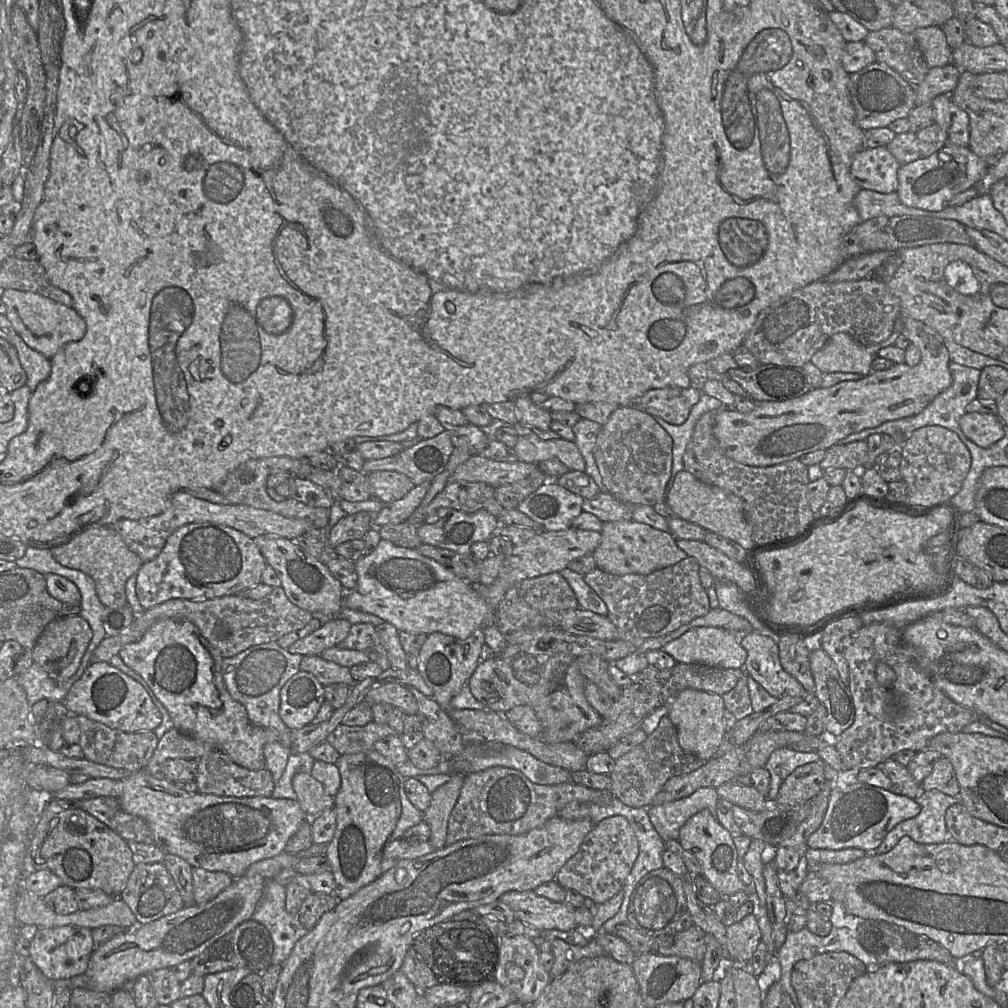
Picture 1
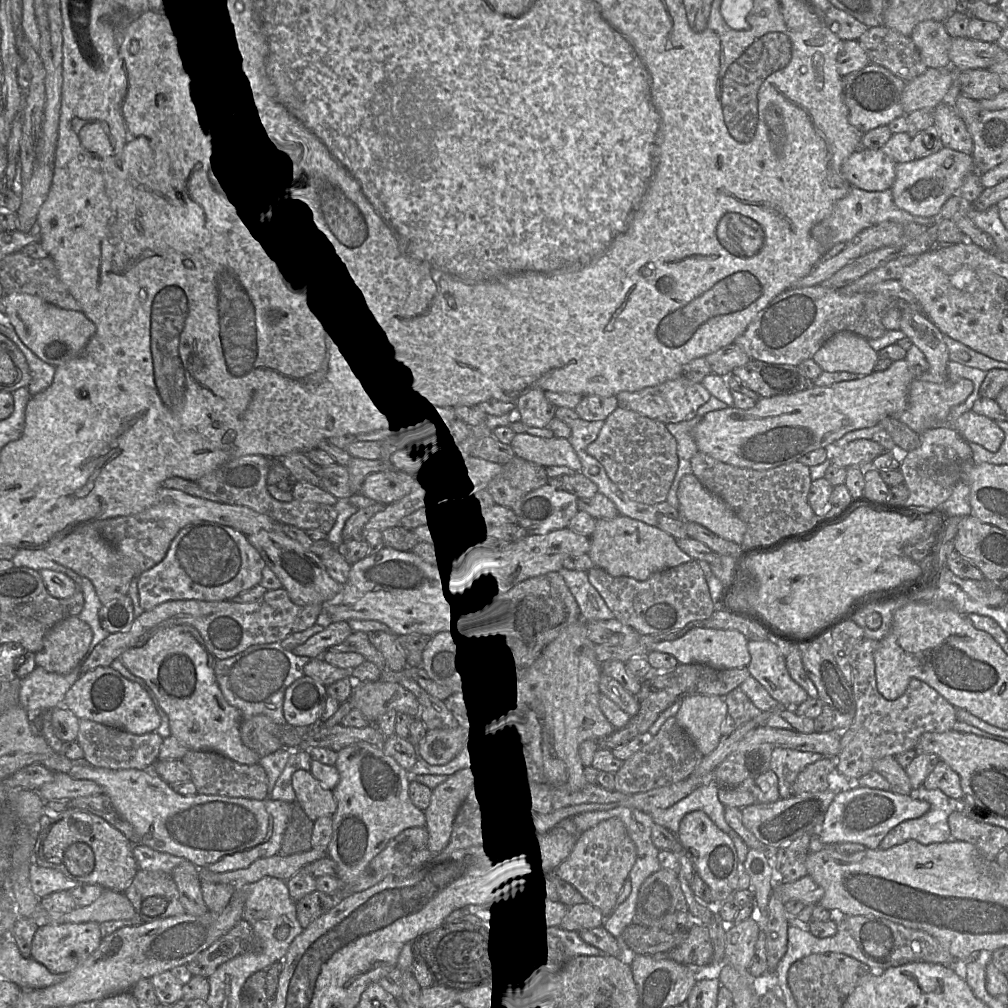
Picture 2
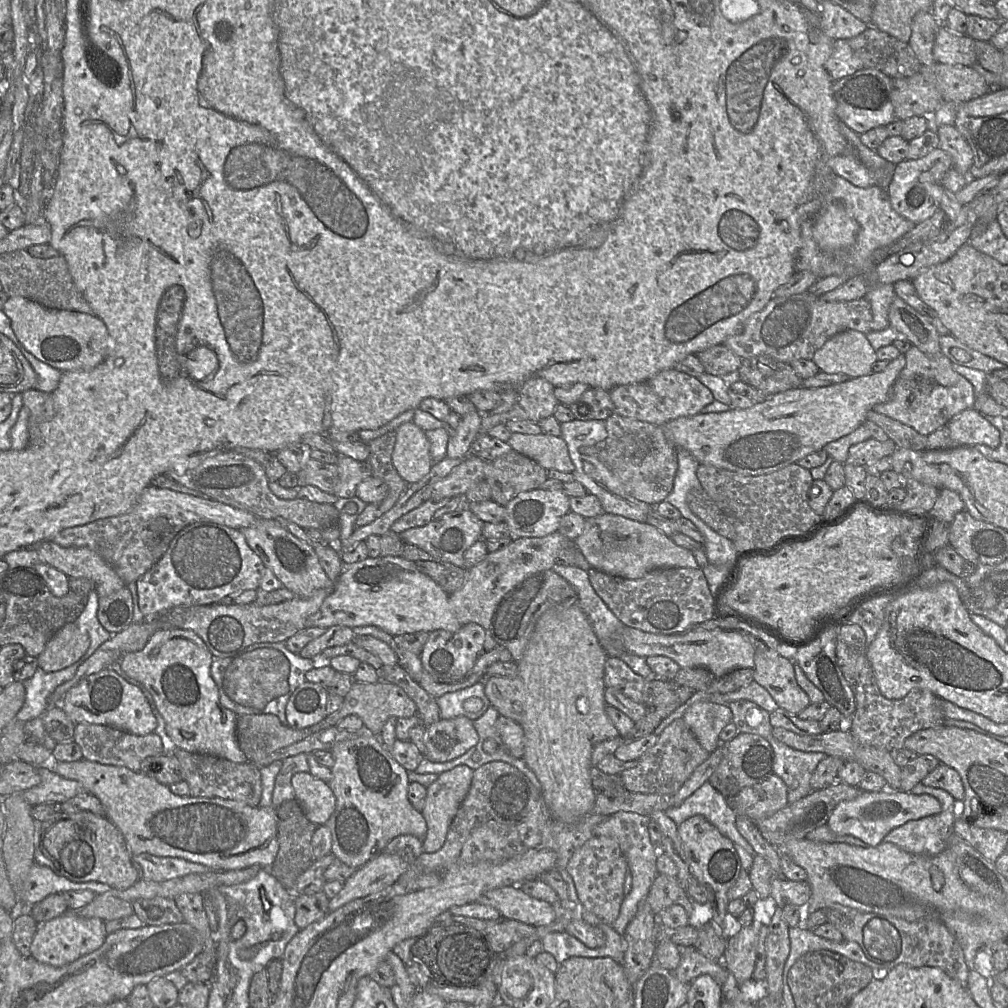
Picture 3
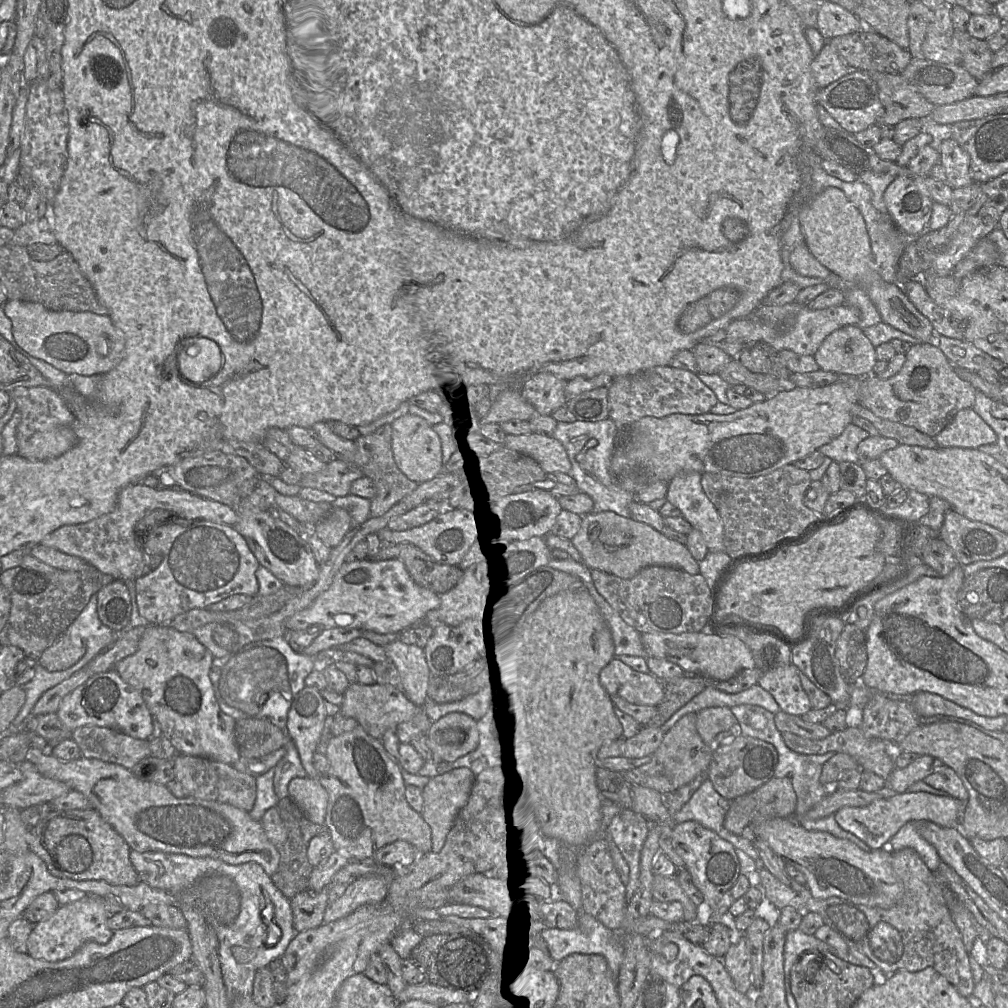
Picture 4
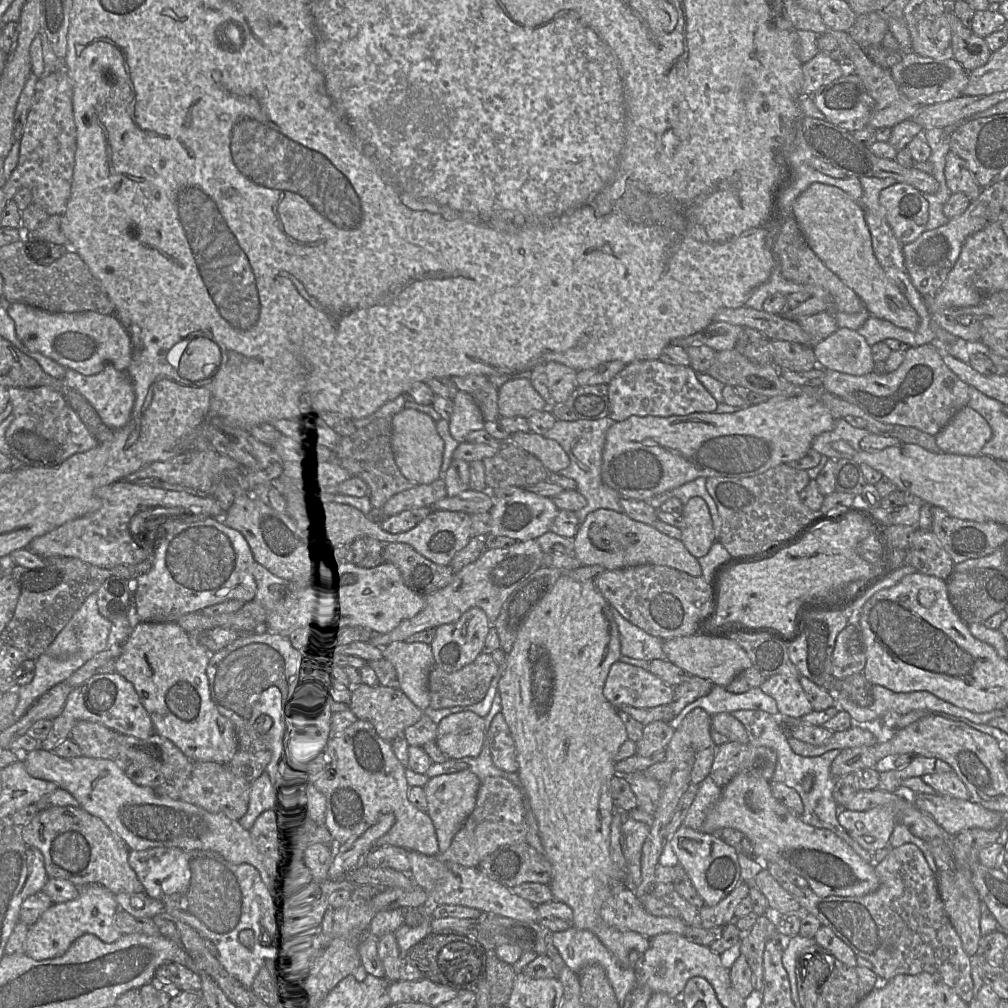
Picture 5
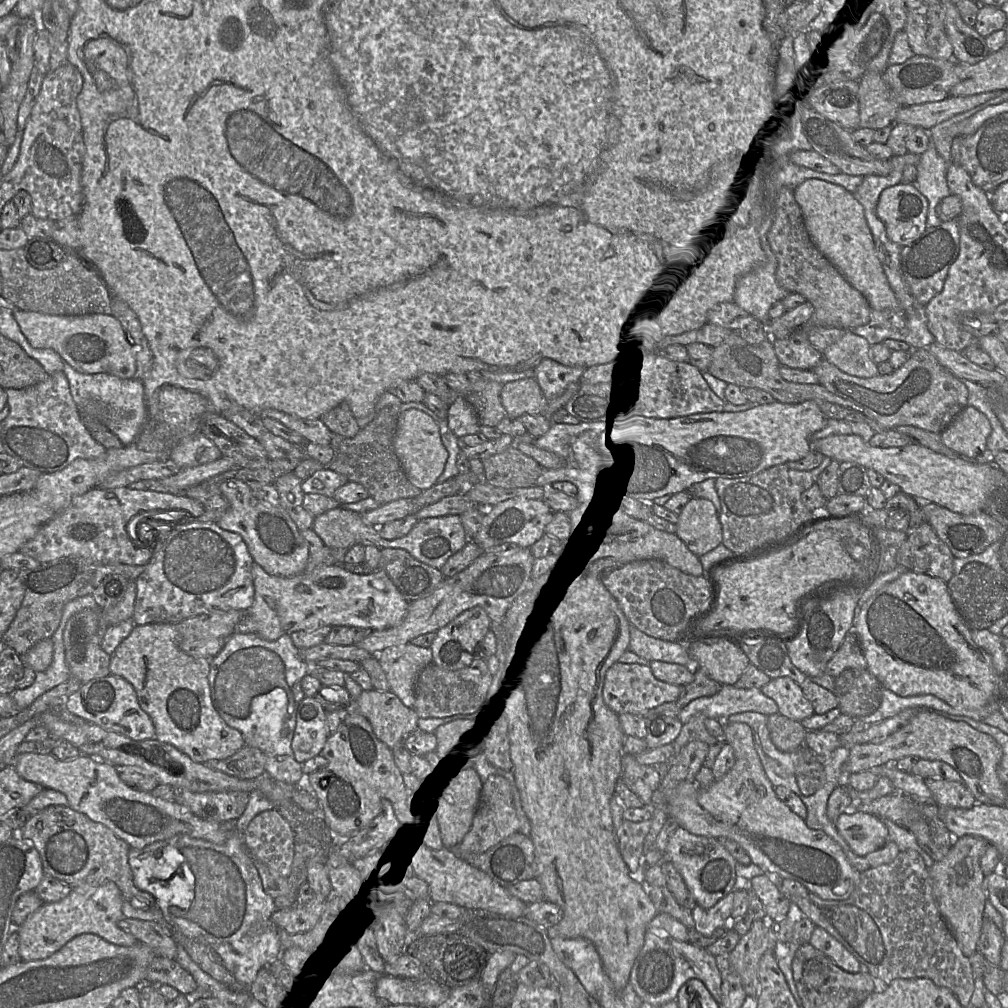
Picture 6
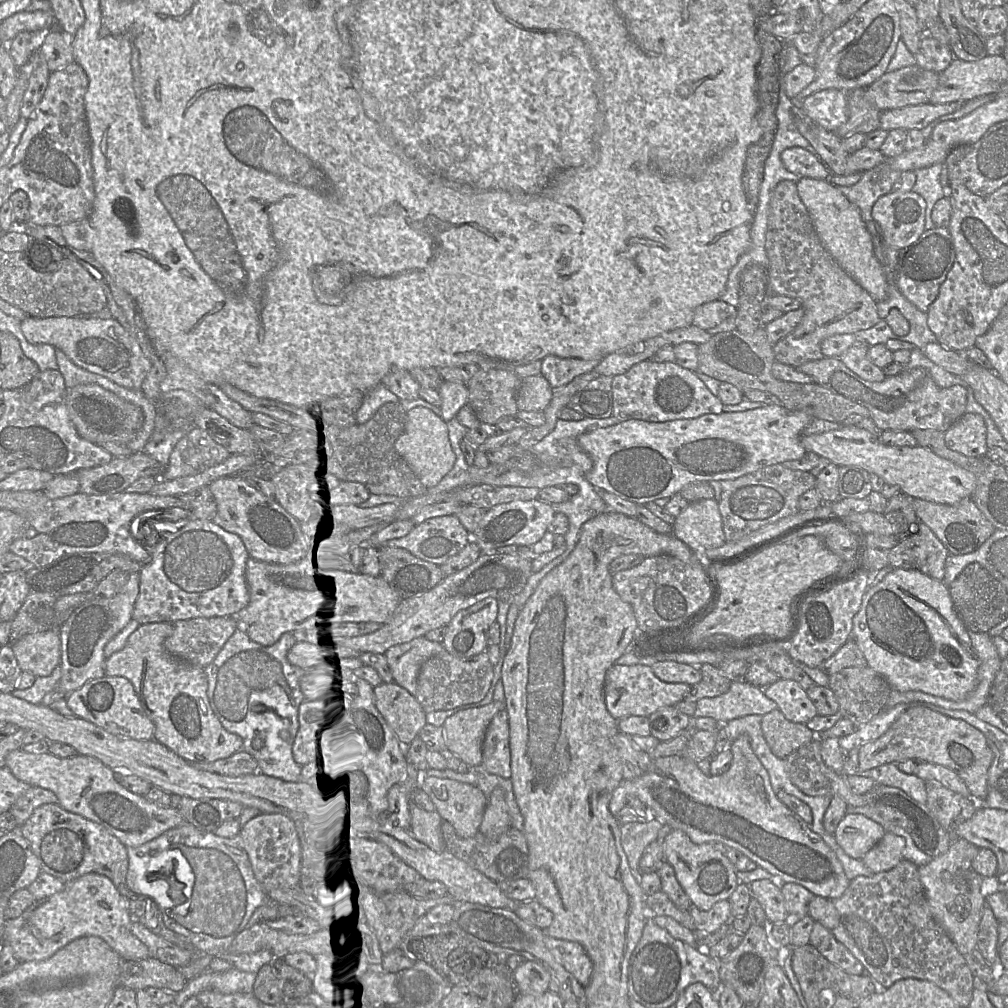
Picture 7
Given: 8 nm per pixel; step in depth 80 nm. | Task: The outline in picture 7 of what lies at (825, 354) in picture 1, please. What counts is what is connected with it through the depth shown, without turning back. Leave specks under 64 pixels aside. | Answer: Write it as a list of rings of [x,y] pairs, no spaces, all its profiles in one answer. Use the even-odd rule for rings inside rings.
[[[856,341],[846,352],[839,356],[843,364],[859,376],[870,382],[881,382],[886,376],[883,369],[875,366],[868,358],[869,346],[865,342]]]

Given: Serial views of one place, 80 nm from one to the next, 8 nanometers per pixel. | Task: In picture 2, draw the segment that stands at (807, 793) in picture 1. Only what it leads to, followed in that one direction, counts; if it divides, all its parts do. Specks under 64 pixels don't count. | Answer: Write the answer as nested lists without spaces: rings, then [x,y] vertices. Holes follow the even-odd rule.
[[[823,757],[806,766],[791,786],[791,795],[828,789],[828,776],[836,768],[836,758]]]

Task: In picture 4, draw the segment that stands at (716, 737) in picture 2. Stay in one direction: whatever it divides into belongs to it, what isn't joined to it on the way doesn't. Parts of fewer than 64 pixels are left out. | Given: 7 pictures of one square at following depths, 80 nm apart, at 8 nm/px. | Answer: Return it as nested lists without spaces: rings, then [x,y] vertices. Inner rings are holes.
[[[709,707],[697,712],[696,729],[707,745],[715,746],[718,733],[728,730],[737,733],[737,719],[729,707]]]

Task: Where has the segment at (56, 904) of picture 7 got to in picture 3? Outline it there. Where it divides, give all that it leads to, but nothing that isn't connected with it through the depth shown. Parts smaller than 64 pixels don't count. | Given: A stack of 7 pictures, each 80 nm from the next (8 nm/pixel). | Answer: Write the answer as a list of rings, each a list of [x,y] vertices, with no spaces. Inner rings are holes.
[[[67,911],[39,924],[30,947],[31,957],[44,964],[62,967],[100,948],[107,935],[103,920],[81,917],[76,912]]]

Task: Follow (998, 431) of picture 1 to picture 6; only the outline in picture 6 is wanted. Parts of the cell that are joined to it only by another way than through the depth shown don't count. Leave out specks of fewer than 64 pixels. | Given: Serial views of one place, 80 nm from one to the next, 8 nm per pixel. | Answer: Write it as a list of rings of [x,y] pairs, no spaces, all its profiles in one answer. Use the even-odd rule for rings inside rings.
[[[966,406],[941,433],[942,443],[964,459],[987,458],[986,443],[991,425],[984,414]]]

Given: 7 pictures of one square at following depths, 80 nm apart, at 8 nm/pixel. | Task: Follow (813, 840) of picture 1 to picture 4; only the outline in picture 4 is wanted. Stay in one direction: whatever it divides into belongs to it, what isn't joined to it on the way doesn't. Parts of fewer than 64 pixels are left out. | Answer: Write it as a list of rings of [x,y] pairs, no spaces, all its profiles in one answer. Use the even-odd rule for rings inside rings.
[[[928,792],[886,793],[863,807],[842,807],[834,813],[838,825],[865,842],[872,850],[887,847],[894,834],[909,821],[932,821],[942,827],[956,827],[960,823],[964,802],[948,796]]]

